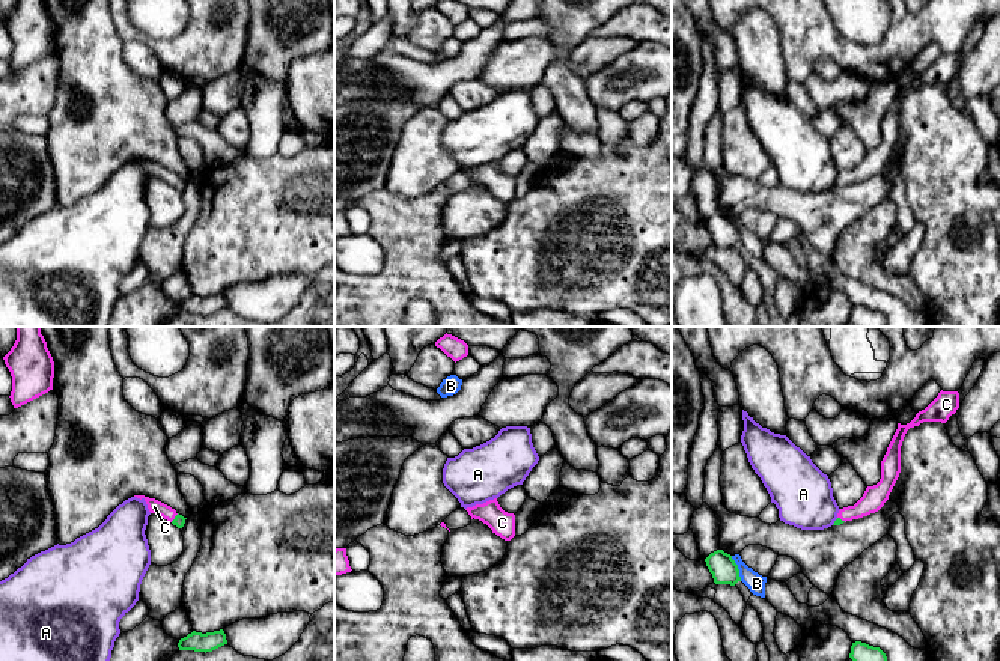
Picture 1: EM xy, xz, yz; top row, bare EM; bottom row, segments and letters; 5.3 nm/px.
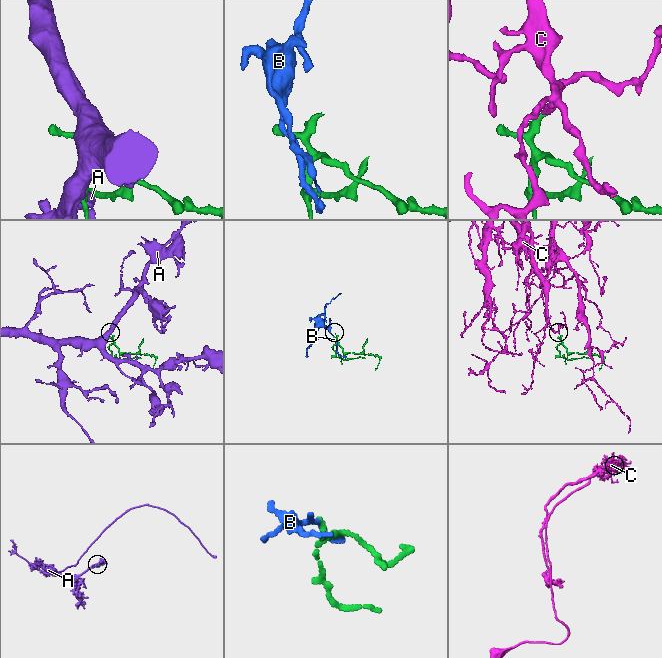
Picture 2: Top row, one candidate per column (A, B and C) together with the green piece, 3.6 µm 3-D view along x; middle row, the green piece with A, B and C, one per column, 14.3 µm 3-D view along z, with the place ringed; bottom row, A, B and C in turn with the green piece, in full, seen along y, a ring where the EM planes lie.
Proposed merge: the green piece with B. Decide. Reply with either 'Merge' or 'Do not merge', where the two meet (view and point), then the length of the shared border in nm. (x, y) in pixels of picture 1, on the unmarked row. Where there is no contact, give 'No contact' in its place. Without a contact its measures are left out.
Do not merge. Touches green at yz (737, 231). Shared border 150 nm

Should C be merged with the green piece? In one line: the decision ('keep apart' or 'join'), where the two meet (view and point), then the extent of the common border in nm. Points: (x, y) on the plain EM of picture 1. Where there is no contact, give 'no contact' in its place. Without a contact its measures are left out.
join; contact xy (175, 181); length 60 nm

